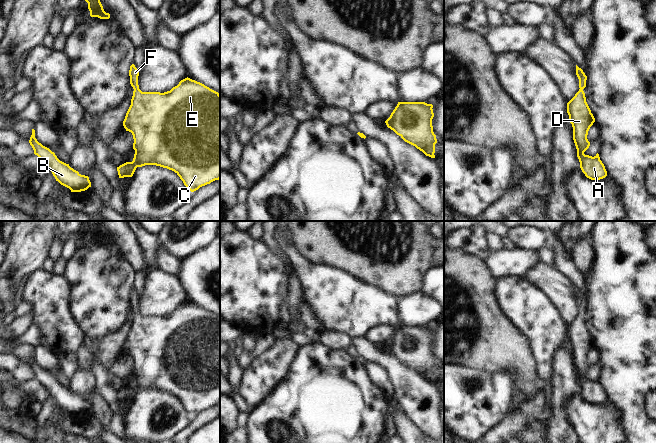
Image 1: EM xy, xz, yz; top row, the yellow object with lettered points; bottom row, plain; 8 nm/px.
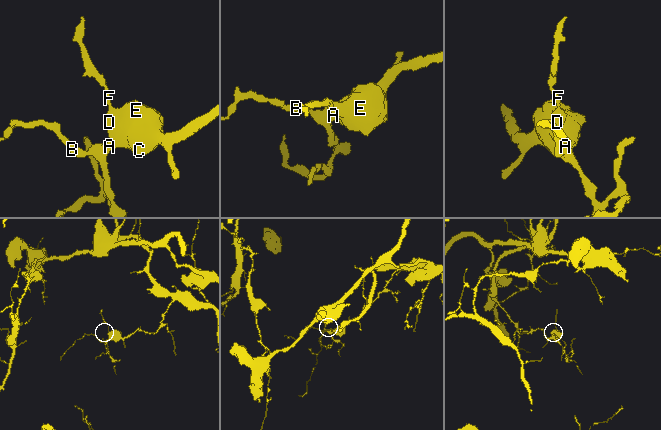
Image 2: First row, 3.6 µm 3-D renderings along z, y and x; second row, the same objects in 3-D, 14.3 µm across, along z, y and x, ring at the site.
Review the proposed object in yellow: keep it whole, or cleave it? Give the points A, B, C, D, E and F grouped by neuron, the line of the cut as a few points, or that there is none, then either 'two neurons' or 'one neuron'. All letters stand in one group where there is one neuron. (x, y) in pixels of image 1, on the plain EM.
groups A B C D E F; cut none; one neuron

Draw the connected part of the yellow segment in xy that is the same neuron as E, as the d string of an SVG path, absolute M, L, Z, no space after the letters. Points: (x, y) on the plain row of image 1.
M134 288L129 300L134 315L123 350L133 359L135 378L132 386L117 391L119 402L132 401L137 391L156 389L174 395L191 416L219 404L220 318L188 301L164 317L142 316Z

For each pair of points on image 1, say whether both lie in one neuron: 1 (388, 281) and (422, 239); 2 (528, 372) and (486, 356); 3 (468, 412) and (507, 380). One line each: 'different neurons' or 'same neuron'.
1: same neuron
2: same neuron
3: same neuron

